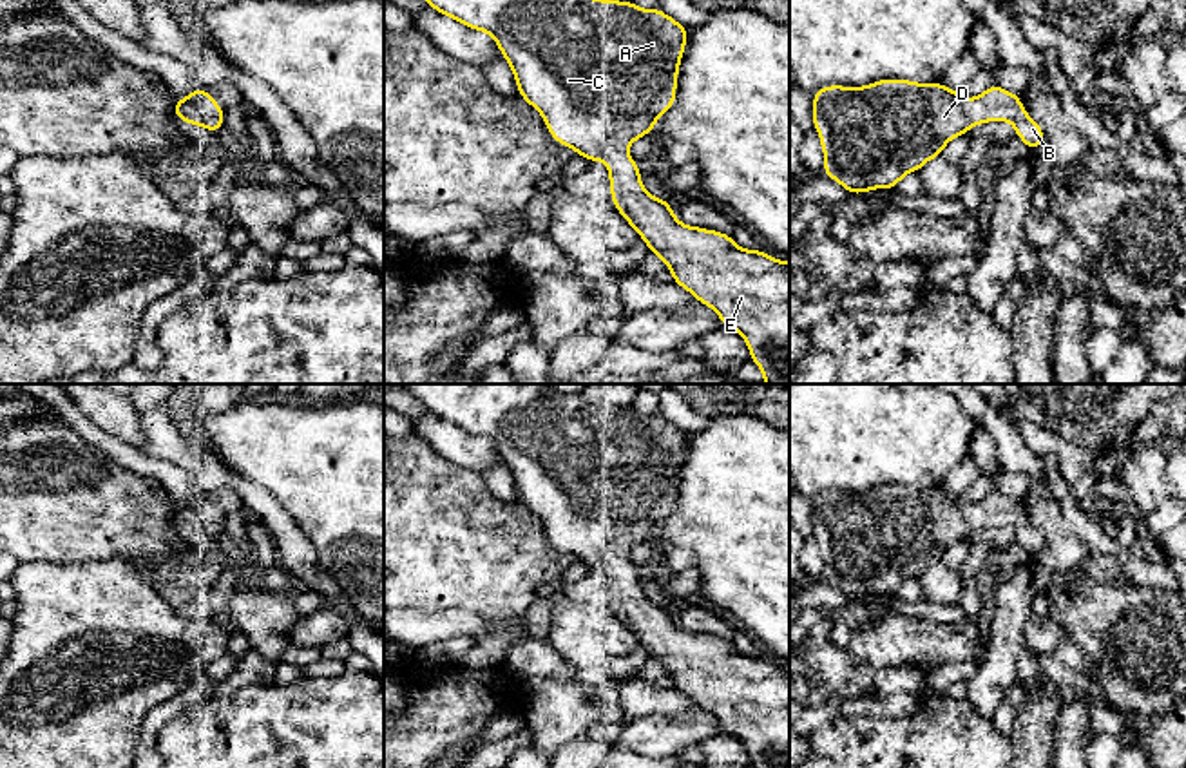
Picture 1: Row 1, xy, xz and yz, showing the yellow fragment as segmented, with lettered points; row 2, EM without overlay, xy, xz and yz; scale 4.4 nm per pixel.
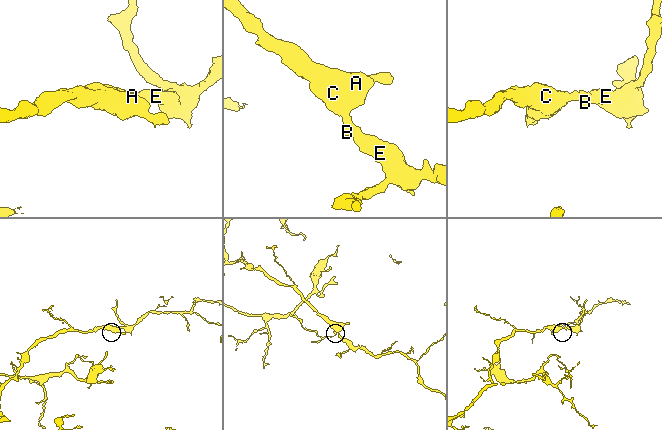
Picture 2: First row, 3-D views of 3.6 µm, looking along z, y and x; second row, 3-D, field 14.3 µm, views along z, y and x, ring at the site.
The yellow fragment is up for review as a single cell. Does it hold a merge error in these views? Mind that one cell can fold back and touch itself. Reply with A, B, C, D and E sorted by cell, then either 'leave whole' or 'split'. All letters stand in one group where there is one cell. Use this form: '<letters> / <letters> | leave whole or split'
A B C D E | leave whole

